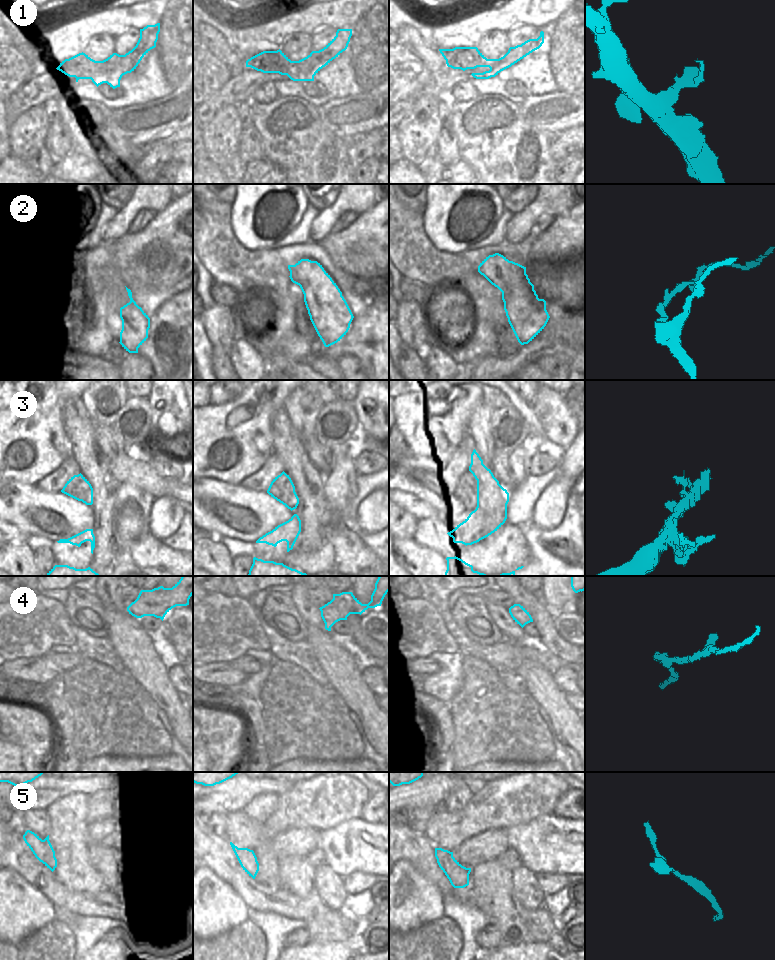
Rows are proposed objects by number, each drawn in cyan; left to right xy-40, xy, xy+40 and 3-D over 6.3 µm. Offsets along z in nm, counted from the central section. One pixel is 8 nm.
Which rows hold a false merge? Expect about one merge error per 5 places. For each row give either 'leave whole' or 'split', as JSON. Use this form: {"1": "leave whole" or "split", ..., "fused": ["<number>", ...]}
{"1": "leave whole", "2": "leave whole", "3": "leave whole", "4": "leave whole", "5": "leave whole", "fused": []}

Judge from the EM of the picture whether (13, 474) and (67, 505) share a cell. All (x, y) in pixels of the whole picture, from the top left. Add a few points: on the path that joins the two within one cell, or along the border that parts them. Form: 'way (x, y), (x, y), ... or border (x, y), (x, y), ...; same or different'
border (10, 482), (25, 482), (36, 485); different

